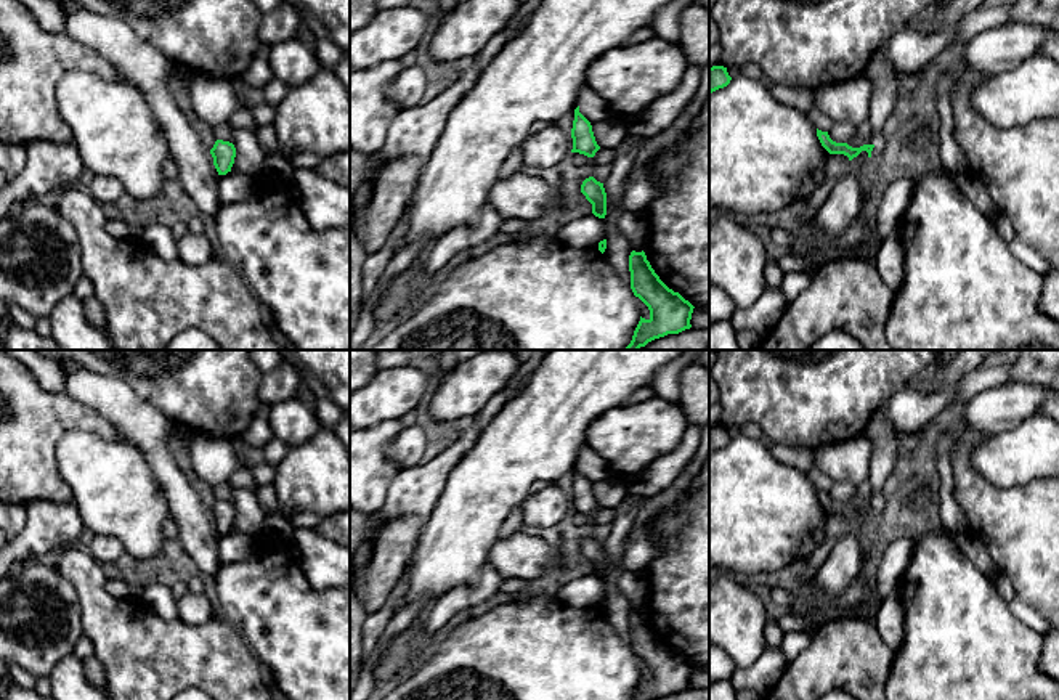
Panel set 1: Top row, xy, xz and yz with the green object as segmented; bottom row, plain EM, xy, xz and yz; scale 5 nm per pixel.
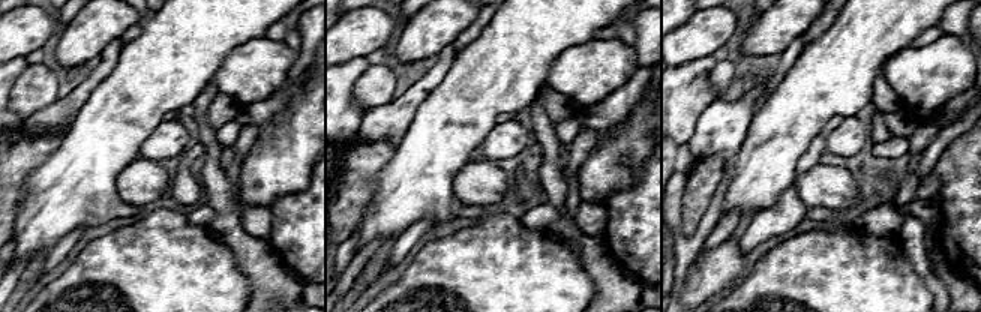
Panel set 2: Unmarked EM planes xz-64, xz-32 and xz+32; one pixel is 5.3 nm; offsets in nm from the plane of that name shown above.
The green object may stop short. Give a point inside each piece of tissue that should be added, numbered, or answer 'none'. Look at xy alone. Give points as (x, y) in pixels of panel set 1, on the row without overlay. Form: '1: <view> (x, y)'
none

